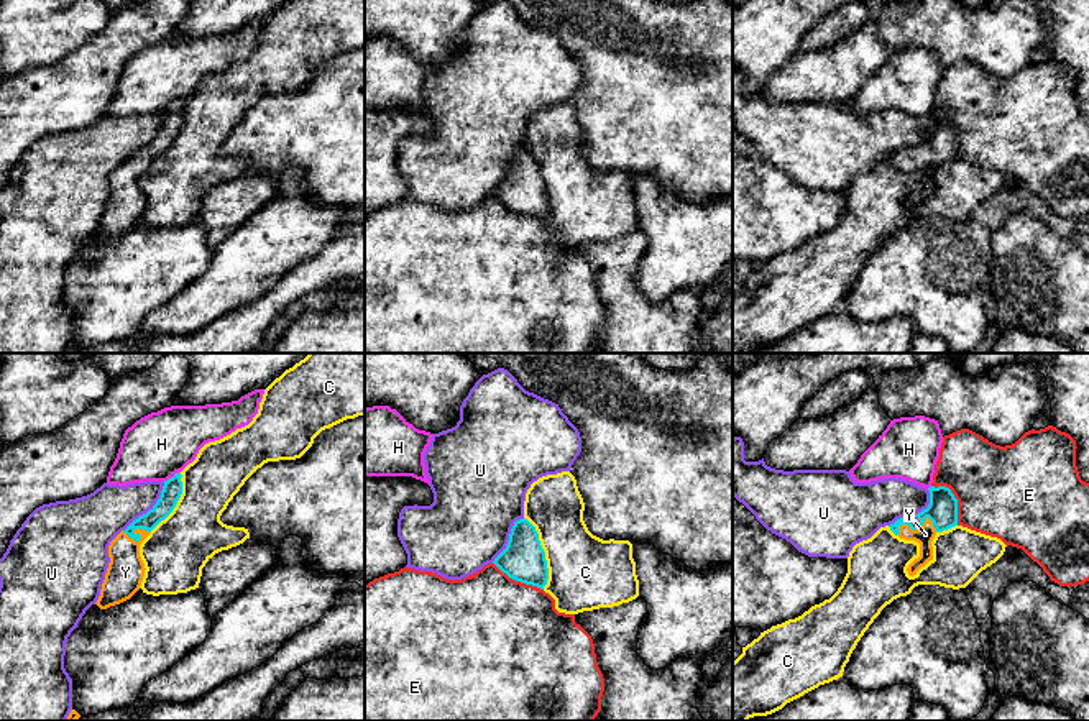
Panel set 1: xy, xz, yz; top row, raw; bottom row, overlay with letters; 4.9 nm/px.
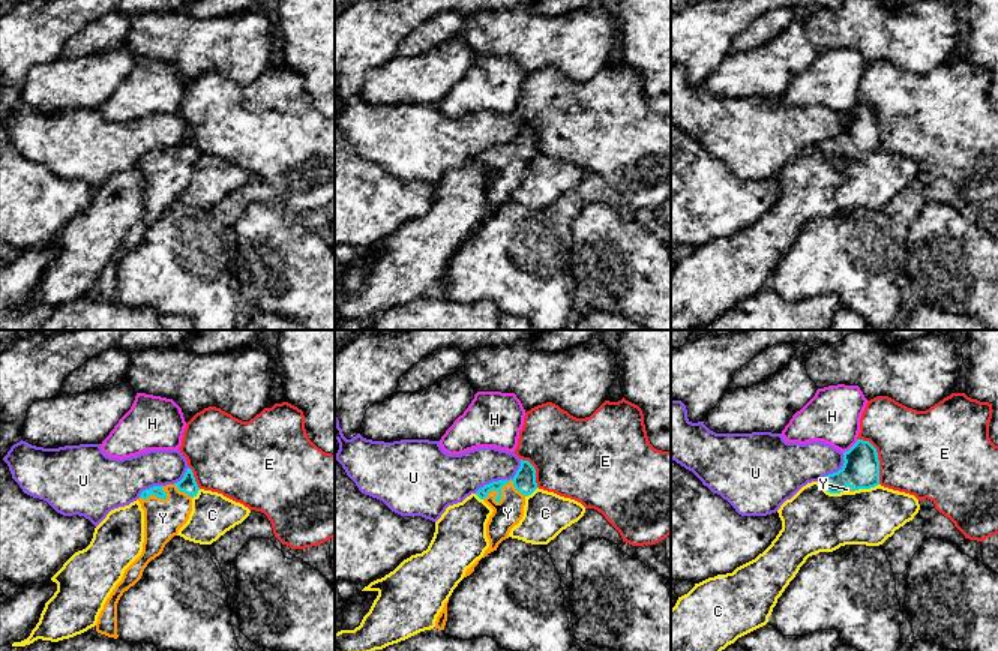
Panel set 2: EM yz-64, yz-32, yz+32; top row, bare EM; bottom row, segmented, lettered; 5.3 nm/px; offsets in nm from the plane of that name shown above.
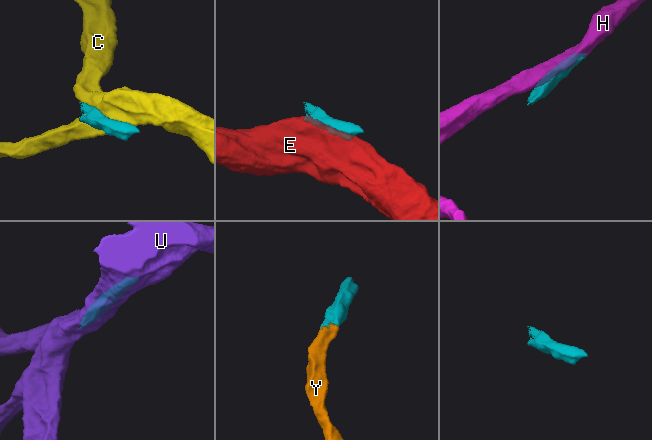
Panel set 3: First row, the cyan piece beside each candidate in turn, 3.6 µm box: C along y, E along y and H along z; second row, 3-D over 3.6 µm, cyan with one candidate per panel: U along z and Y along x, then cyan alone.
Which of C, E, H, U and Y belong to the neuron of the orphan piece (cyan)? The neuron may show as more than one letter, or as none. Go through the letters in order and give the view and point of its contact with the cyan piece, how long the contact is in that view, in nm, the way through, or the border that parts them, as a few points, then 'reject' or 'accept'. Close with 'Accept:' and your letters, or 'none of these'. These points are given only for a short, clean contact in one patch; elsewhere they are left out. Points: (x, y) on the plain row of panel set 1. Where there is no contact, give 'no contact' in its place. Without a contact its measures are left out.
C: contact xz (544, 186); length 360 nm; reject
E: contact yz (955, 130); length 240 nm; reject
H: contact xy (173, 109); length 100 nm; reject
U: contact xy (150, 142); length 320 nm; border xy (165, 114), (160, 130), (124, 163); reject
Y: contact yz (920, 158); length 200 nm; way yz (941, 143), (920, 158), (925, 166); accept
Accept: Y

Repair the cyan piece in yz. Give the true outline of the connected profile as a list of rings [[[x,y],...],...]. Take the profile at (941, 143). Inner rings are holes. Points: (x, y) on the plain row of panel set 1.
[[[930,118],[930,136],[918,146],[908,146],[890,156],[890,163],[905,172],[920,176],[920,189],[915,191],[907,204],[910,209],[933,192],[931,174],[938,164],[958,158],[958,131],[946,118]]]

